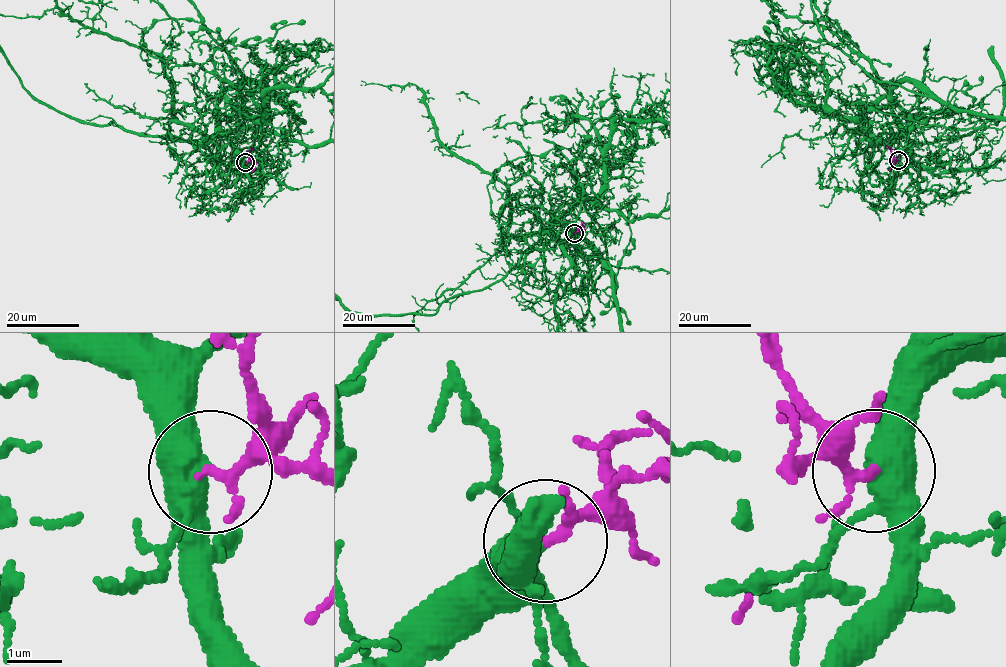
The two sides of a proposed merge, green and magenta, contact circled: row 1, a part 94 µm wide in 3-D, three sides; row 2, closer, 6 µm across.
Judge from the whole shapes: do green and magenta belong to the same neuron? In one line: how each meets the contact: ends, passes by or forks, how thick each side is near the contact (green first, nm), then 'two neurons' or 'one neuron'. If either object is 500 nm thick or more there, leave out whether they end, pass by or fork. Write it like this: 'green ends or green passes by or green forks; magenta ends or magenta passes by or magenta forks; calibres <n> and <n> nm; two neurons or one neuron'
green forks; magenta passes by; calibres 440 and 140 nm; one neuron

